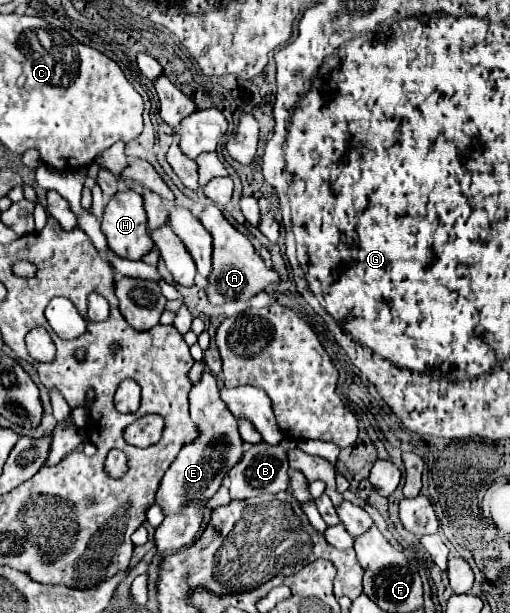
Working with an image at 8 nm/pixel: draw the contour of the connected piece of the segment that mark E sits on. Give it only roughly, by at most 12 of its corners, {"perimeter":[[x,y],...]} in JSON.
{"perimeter":[[205,369],[189,391],[199,439],[155,495],[157,551],[201,531],[205,501],[243,455],[237,421]]}

